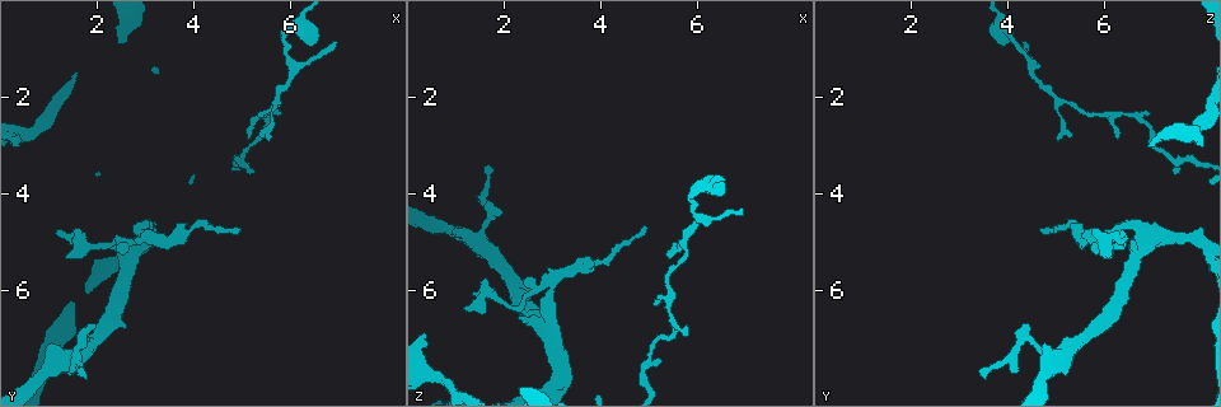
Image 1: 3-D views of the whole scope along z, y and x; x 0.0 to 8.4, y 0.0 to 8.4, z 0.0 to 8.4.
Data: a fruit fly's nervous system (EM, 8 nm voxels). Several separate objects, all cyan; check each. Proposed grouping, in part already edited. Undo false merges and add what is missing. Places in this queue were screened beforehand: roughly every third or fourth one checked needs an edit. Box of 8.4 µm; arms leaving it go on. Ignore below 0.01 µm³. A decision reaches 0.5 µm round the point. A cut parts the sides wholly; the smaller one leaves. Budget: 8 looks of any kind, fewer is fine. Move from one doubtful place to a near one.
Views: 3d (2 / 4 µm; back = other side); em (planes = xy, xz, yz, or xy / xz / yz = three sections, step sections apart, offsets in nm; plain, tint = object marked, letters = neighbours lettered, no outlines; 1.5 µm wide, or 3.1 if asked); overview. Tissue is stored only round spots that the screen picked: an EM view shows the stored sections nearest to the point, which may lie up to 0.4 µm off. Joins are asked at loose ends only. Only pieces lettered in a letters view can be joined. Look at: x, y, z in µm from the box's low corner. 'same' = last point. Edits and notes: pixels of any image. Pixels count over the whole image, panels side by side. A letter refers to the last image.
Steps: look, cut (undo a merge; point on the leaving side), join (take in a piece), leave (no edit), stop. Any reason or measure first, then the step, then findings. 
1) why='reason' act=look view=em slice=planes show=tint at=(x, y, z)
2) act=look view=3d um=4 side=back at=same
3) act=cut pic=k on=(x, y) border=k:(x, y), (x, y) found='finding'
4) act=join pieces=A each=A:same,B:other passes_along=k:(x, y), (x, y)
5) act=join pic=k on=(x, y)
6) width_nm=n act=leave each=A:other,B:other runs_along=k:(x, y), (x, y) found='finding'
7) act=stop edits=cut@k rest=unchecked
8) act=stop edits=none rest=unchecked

why='two arms in line, one across' act=look view=3d um=2 at=(2.95, 4.85, 5.95)

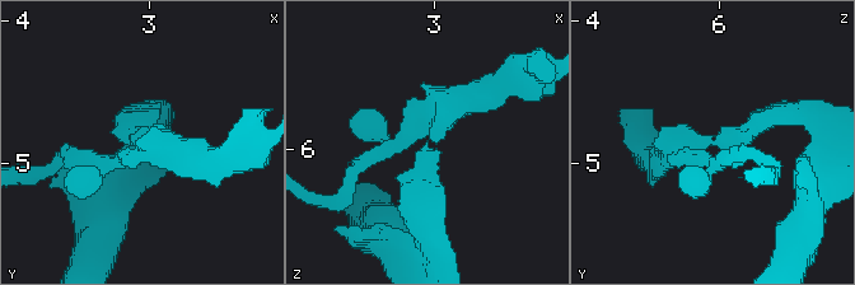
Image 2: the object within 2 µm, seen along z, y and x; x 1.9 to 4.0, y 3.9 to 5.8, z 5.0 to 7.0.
arms=3 why='shape alone is not enough' act=look view=em slice=planes show=letters at=(2.94, 4.84, 5.94)

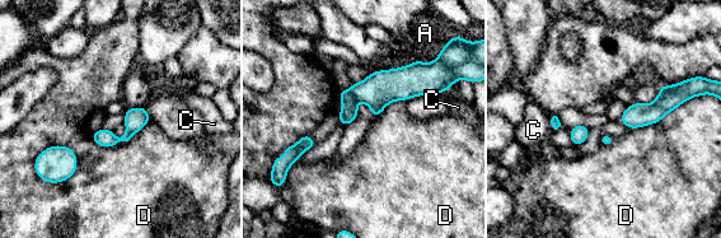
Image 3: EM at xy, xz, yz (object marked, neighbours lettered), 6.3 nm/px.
act=cut pic=3 on=(349, 113) each=A:other,C:other,D:other border=3:(349, 92), (357, 99) found='a second cell is stuck on'

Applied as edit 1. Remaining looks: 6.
why='see it whole again' act=look view=overview

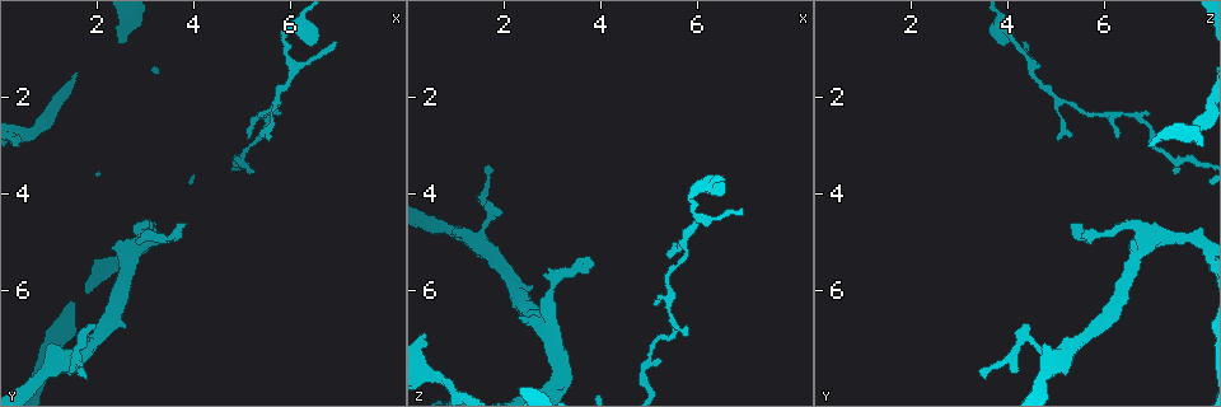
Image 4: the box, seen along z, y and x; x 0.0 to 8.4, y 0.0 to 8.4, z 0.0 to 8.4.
why='free end' act=look view=em slice=planes show=letters at=(1.05, 7.10, 4.70)

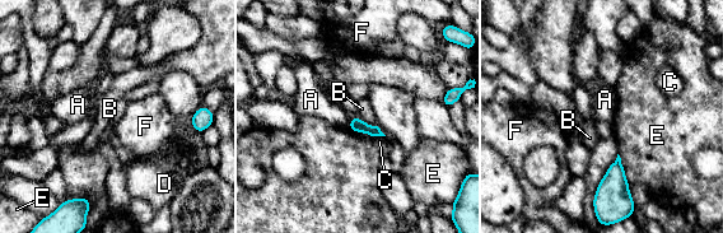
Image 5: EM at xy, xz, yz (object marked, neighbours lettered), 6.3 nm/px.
act=leave each=A:other,B:other,C:other,D:other,E:other,F:other border=5:(351, 115), (377, 126) found='no lettered piece goes on from it'

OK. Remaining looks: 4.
act=stop edits=cut@3 rest=unchecked

